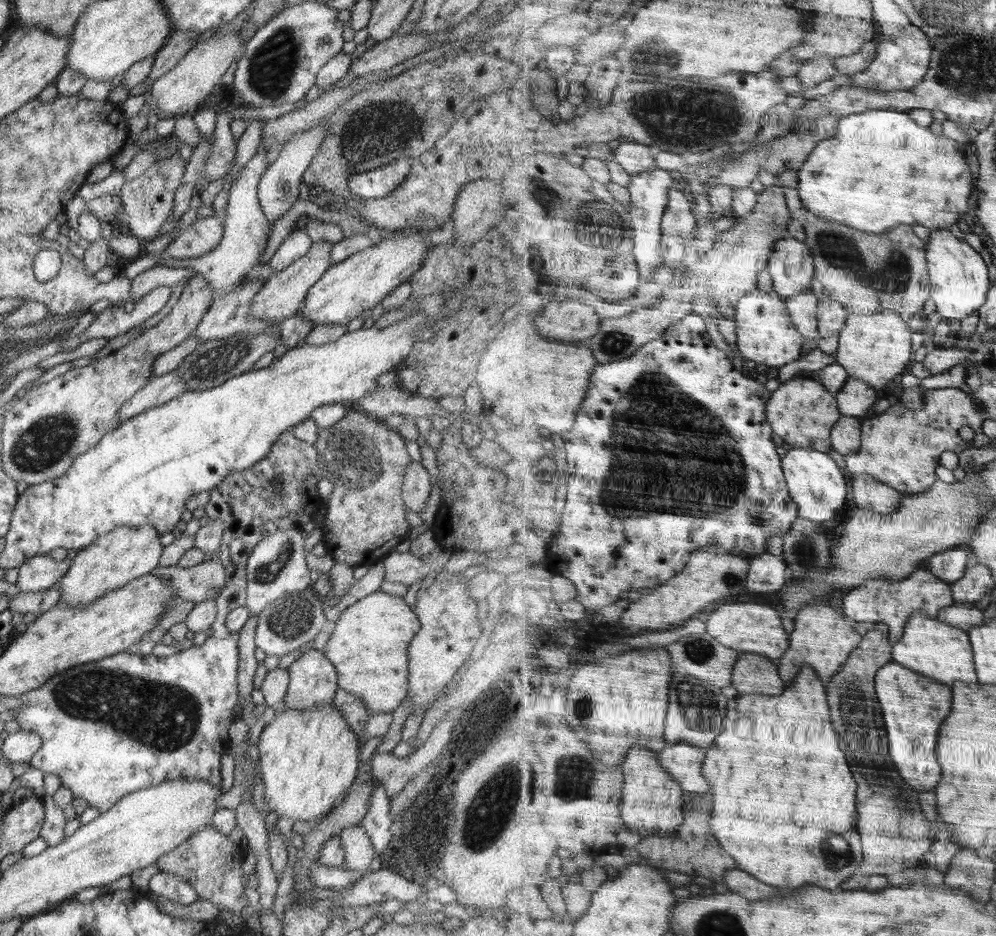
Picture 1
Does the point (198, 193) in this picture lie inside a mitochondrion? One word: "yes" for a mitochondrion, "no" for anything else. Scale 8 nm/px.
no

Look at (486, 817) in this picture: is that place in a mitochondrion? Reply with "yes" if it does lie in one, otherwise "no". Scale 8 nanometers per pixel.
yes

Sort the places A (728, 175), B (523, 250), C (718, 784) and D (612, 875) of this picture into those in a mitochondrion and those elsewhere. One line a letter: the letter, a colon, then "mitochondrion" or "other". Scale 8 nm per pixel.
A: other
B: other
C: other
D: other

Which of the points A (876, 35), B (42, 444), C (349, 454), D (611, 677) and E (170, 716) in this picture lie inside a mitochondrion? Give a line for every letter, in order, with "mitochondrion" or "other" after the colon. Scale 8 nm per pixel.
A: other
B: mitochondrion
C: mitochondrion
D: other
E: mitochondrion

